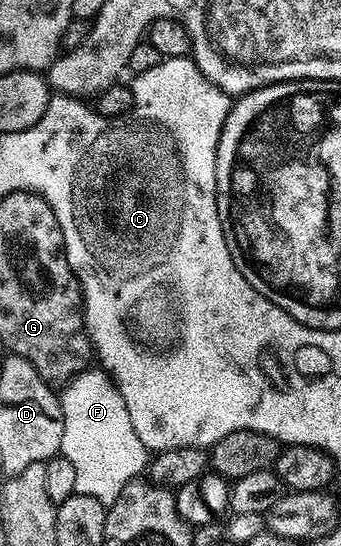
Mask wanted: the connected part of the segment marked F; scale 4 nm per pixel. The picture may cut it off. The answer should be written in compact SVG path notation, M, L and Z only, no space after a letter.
M85 369L73 375L59 392L64 418L60 451L74 465L76 494L94 497L111 505L124 492L128 483L147 468L150 452L138 441L122 393L107 370Z

